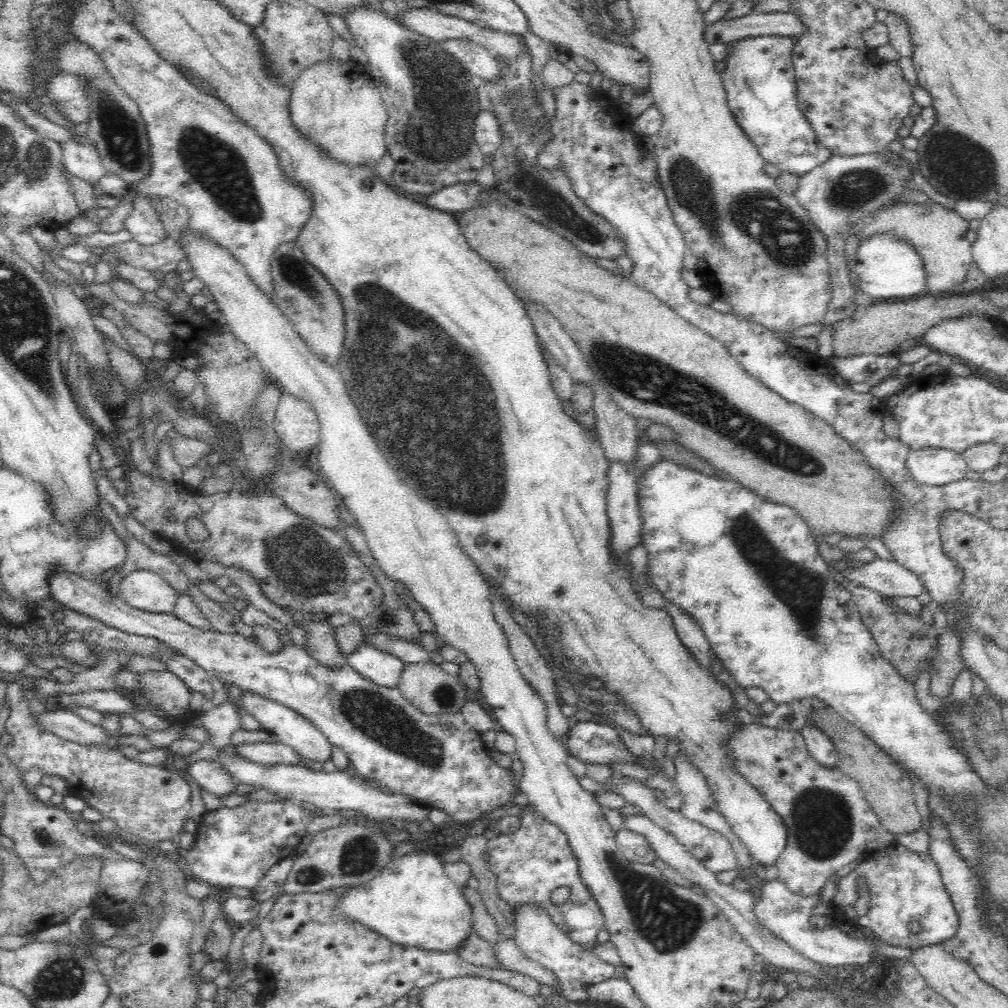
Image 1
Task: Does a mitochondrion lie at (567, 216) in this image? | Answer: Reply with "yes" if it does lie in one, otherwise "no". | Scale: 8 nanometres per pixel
yes

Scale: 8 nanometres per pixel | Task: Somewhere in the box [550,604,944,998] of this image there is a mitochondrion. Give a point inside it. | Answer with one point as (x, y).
(666, 919)

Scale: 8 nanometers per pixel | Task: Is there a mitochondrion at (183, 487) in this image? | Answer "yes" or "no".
no

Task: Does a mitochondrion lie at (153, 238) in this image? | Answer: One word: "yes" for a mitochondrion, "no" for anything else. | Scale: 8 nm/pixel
no

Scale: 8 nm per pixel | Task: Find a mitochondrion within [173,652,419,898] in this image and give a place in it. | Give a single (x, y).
(359, 856)

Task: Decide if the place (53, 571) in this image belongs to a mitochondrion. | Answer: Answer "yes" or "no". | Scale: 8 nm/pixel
no

